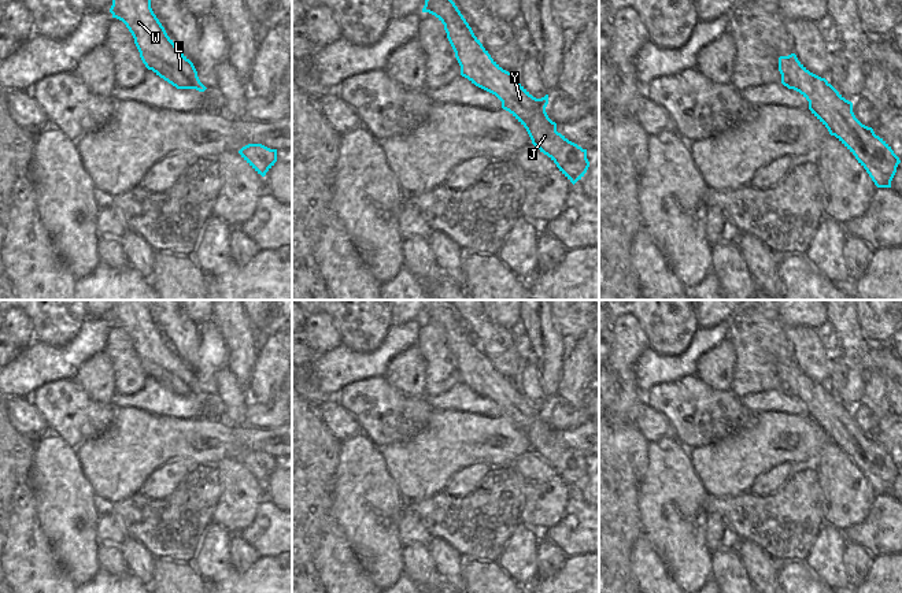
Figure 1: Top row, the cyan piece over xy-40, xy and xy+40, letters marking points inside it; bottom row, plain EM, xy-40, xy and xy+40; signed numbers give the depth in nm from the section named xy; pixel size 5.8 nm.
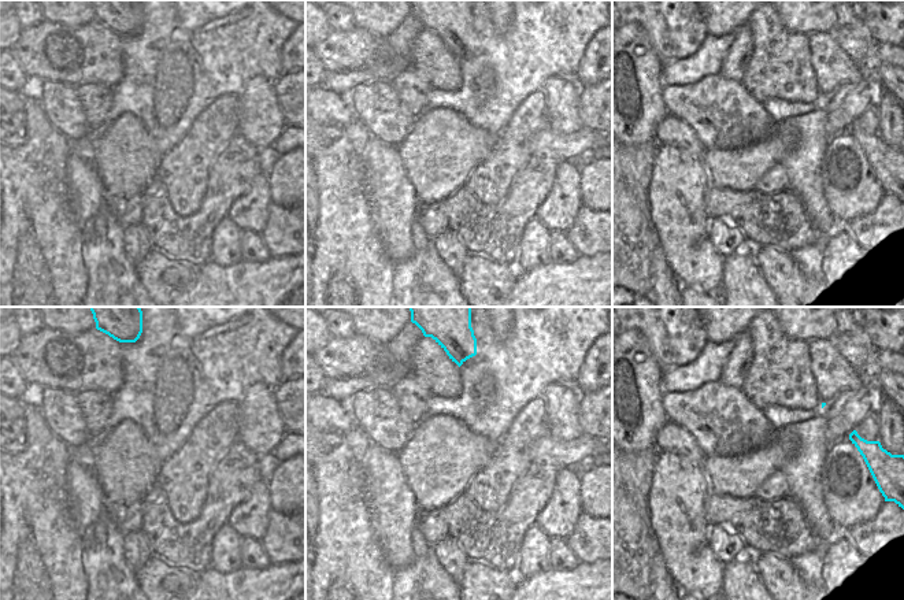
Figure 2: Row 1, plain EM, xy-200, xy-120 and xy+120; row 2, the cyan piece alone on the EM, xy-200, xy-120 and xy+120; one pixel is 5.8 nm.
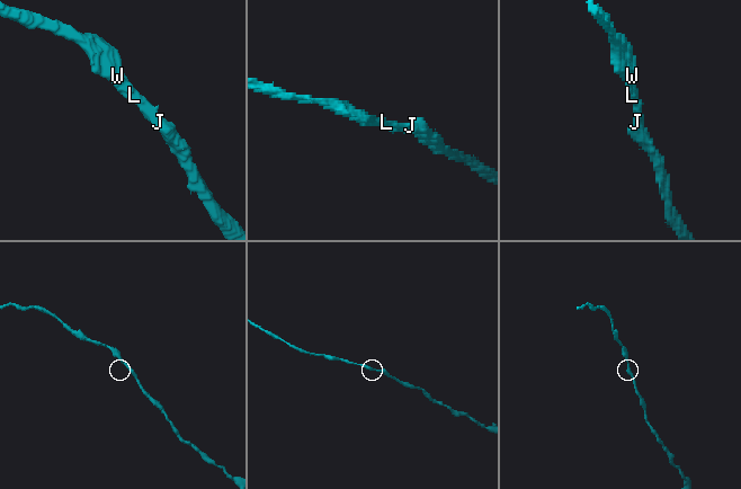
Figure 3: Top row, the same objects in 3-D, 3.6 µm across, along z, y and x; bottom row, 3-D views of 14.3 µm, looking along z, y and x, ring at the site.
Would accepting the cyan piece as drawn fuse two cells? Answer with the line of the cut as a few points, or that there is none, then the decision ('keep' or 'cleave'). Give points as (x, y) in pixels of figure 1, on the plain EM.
no cut | keep

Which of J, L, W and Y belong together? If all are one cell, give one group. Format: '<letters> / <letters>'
J L W Y

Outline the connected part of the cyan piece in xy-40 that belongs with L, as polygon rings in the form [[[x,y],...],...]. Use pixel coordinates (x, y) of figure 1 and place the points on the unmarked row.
[[[115,300],[110,319],[129,336],[148,377],[177,396],[207,396],[193,370],[175,353],[154,320],[148,300]]]

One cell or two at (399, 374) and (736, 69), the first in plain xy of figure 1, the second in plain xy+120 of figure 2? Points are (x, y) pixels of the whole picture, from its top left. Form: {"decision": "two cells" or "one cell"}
{"decision": "one cell"}

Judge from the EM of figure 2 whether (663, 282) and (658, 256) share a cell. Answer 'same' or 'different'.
same

